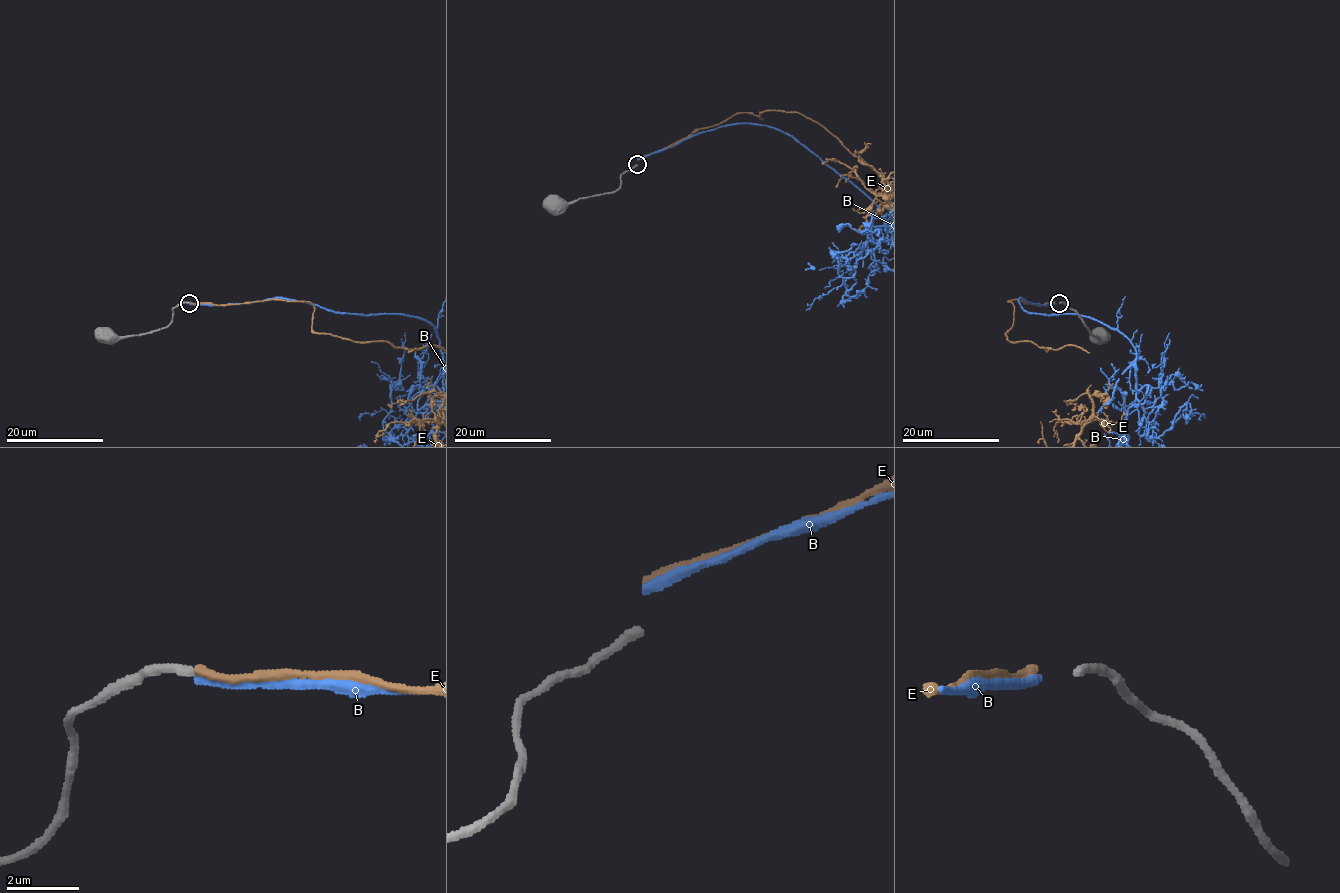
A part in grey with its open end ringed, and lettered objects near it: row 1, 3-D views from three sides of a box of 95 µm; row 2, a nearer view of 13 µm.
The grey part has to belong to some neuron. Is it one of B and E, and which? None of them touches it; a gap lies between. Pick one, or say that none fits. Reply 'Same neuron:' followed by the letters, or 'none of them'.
Same neuron: none of them

